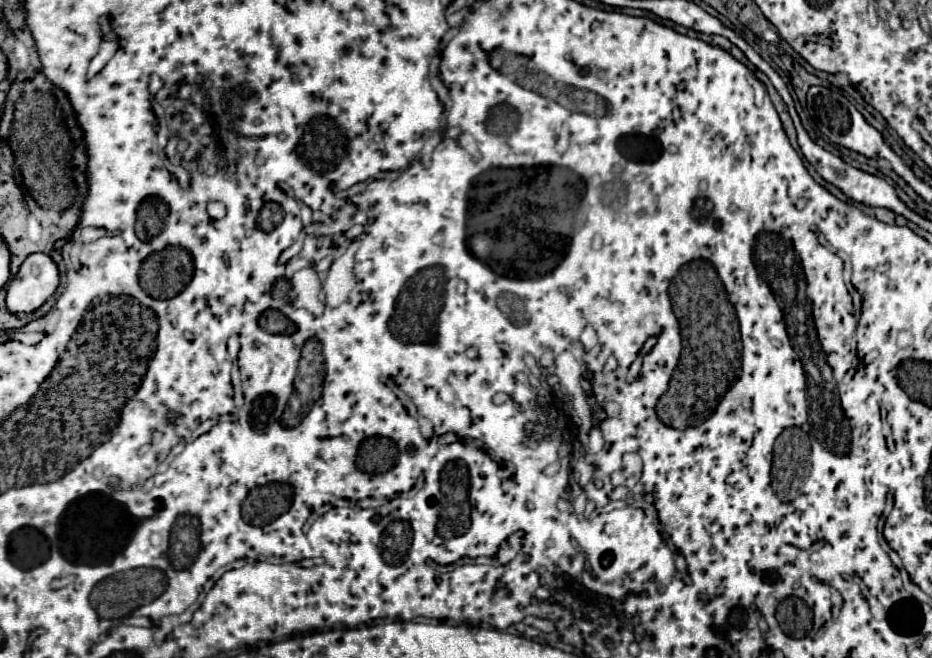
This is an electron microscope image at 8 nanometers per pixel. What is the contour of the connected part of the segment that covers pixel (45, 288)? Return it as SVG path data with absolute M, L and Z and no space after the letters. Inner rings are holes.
M45 253L29 255L7 289L7 311L11 315L33 313L55 293L57 285L59 271L53 259Z

